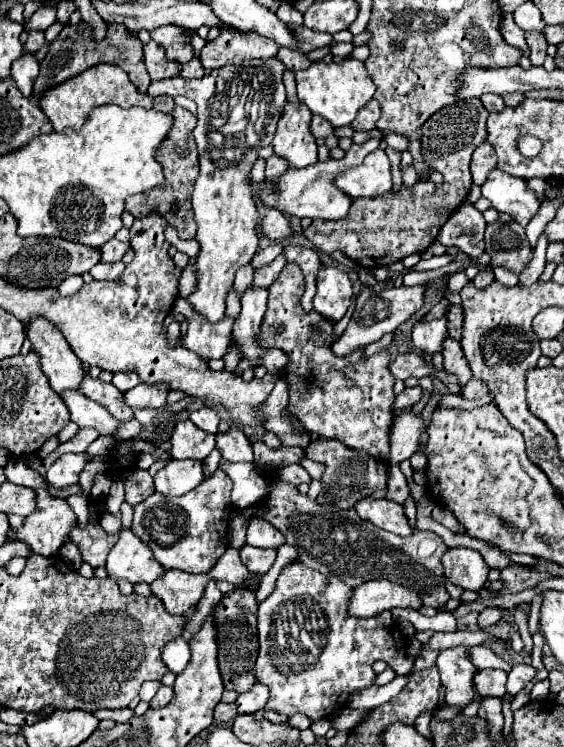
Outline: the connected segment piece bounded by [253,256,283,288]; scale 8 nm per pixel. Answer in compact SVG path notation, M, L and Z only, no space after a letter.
M279 256L277 260L273 260L267 268L261 268L261 270L255 270L255 278L253 278L253 286L255 288L269 288L275 280L277 280L277 276L279 276L279 272L283 270L283 258Z

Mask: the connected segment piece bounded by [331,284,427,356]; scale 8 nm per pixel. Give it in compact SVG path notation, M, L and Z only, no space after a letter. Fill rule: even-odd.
M417 284L417 286L399 286L399 288L391 288L391 290L361 290L357 296L357 304L355 304L355 312L349 320L347 330L339 336L339 340L333 344L333 354L335 356L347 356L349 352L355 352L359 348L365 348L371 342L381 340L385 334L395 332L403 322L407 322L411 316L415 316L419 312L419 308L423 306L425 300L425 290L427 284Z

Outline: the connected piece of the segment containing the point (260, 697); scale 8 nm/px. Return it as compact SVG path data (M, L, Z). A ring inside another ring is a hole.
M257 682L249 692L239 694L235 704L237 704L239 714L251 714L251 712L255 714L255 712L259 712L265 706L267 698L269 698L269 690L263 684Z

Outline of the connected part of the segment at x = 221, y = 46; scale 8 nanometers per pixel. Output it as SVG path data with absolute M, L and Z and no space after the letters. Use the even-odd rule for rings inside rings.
M225 28L215 40L207 40L199 58L203 62L203 68L215 70L225 66L227 62L241 64L241 60L249 58L269 58L275 56L277 50L279 46L261 34L237 32L233 28Z

